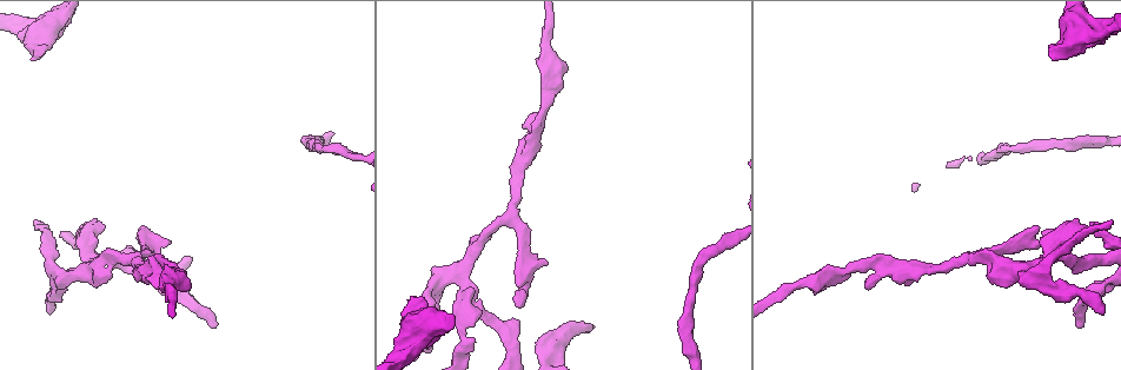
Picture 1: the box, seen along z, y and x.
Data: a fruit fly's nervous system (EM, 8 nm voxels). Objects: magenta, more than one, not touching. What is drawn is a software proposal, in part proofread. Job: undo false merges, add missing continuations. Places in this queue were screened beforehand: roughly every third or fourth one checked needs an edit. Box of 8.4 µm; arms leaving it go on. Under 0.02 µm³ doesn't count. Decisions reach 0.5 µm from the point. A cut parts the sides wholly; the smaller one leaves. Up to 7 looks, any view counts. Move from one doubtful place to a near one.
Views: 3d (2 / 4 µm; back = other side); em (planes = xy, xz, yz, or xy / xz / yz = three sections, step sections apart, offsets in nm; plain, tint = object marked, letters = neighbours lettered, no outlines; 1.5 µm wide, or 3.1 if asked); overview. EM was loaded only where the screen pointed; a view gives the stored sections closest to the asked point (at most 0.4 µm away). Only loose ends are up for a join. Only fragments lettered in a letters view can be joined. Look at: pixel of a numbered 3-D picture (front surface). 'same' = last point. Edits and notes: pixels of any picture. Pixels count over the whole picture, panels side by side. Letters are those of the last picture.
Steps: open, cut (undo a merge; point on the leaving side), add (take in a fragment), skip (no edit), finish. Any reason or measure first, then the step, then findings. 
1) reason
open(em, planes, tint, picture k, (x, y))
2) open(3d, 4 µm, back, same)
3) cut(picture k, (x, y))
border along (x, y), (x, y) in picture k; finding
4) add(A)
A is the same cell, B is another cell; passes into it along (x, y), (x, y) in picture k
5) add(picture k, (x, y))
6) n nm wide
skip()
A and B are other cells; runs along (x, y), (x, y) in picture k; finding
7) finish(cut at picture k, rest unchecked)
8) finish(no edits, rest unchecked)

free end
open(3d, 4 µm, picture 1, (587, 328))

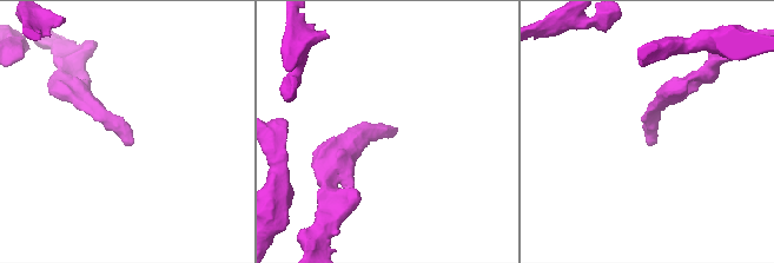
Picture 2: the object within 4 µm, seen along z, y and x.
shape alone is not enough
open(em, planes, letters, picture 2, (391, 130))

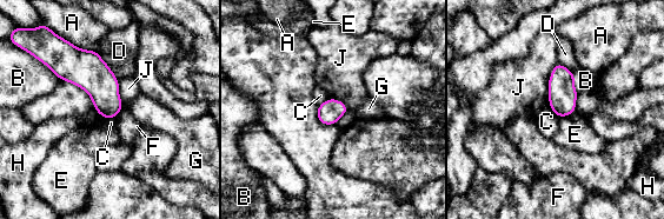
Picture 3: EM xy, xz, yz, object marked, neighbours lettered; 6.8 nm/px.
skip()
A, B, C, D, E, F, G, H and J are other cells; border along (557, 61), (548, 84), (548, 103) in picture 3; no lettered fragment goes on from it

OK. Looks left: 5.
free end
open(em, yz, step 8, tint, picture 1, (426, 351))

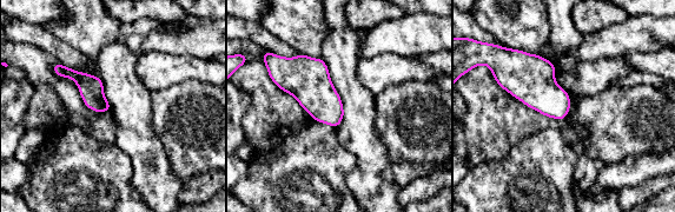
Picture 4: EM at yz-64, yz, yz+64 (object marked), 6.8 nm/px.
open(em, planes, letters, same)

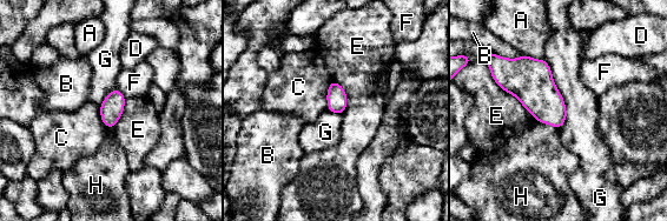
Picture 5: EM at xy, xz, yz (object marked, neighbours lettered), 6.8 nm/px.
skip()
A, B, C, D, E, F, G and H are other cells; no lettered fragment goes on from it

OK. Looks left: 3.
thick end
open(3d, 4 µm, picture 1, (421, 297))

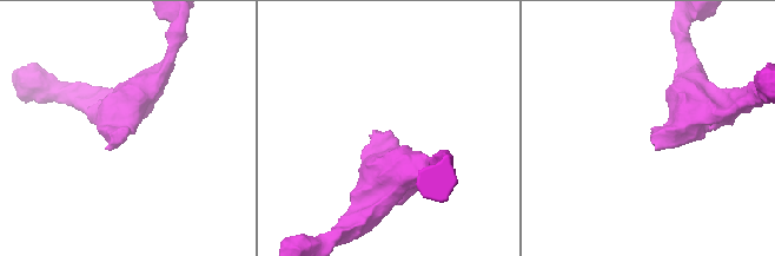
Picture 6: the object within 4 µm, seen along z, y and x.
open(em, 3.1 µm, planes, letters, picture 6, (388, 132))

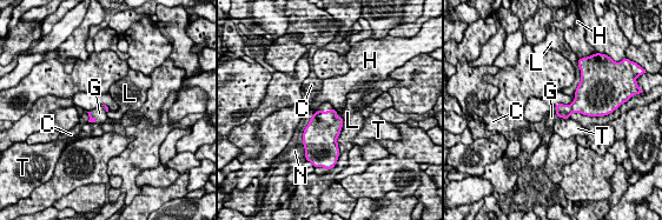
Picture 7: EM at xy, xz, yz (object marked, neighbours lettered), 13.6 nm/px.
add(G)
G is the same cell, C, H, L, N and T are other cells; passes into it along (91, 119), (92, 118), (99, 113) in picture 7; the cell continues

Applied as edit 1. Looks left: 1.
finish(add at picture 7, rest unchecked)

